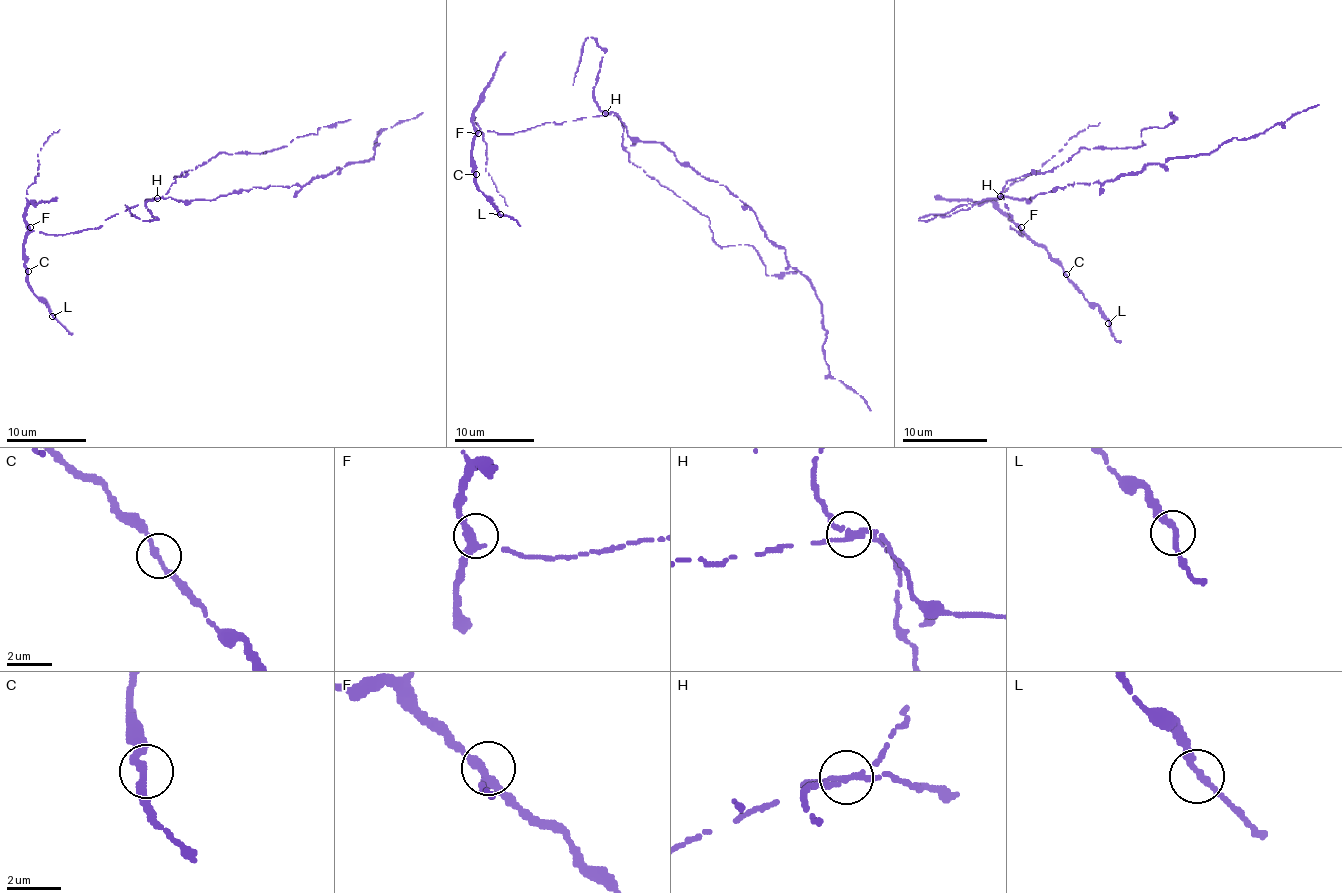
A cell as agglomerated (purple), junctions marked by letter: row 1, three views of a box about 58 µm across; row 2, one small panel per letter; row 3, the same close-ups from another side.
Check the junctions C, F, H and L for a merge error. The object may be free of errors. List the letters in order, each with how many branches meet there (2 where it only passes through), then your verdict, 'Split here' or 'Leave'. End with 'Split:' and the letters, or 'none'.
C: Branches: 2. Leave
F: Branches: 3. Leave
H: Branches: 3. Split here
L: Branches: 2. Leave
Split: H

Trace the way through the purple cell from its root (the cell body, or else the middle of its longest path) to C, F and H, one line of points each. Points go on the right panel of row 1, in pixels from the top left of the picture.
C: (1036, 195), (1030, 200), (1000, 195), (1011, 214), (1011, 227), (1040, 244), (1066, 274)
F: (1036, 195), (1030, 200), (1000, 195), (1004, 197), (1011, 214), (1011, 227), (1021, 236), (1021, 227)
H: (1036, 195), (1030, 200), (1000, 195)

